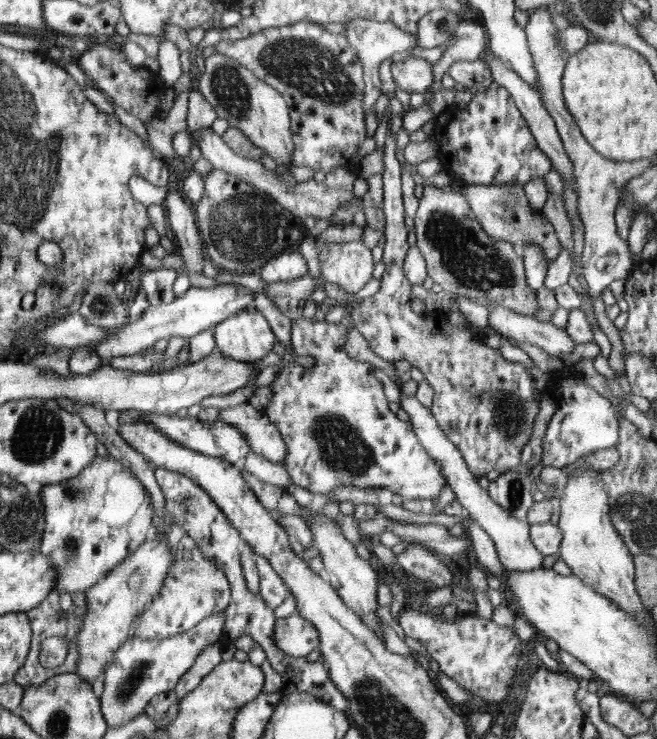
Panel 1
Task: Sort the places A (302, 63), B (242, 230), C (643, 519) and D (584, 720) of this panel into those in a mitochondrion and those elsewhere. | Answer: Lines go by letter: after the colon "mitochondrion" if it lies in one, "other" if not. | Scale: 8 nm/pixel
A: mitochondrion
B: mitochondrion
C: mitochondrion
D: other

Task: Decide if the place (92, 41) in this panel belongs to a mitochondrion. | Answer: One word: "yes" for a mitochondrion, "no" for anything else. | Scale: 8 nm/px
no

